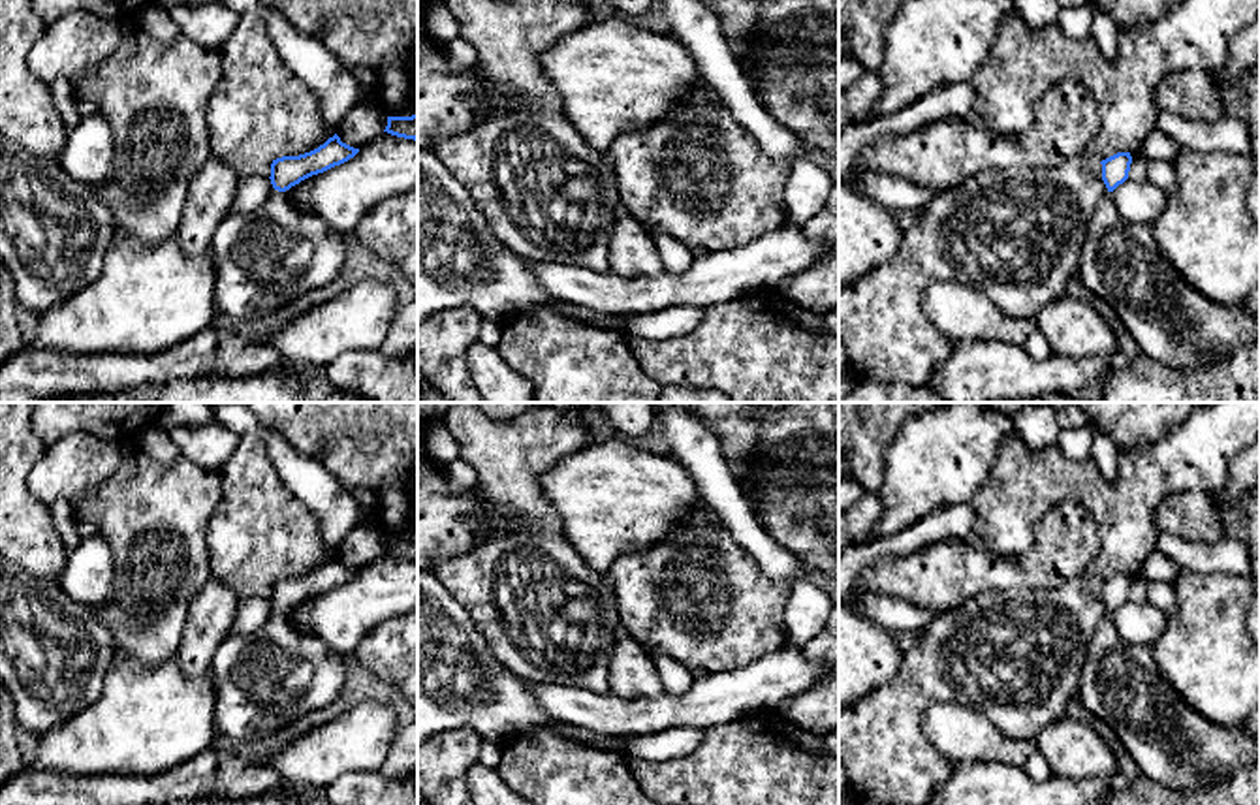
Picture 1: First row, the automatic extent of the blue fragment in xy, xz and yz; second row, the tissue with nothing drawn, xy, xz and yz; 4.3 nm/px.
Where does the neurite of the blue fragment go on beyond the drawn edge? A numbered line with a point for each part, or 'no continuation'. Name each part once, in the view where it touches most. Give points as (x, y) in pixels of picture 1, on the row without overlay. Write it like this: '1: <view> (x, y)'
1: xy (266, 679)

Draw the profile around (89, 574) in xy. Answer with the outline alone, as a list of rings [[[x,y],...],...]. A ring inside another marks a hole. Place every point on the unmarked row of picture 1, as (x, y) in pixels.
[[[102,536],[83,538],[66,557],[58,585],[79,604],[100,608],[115,592],[115,560]]]

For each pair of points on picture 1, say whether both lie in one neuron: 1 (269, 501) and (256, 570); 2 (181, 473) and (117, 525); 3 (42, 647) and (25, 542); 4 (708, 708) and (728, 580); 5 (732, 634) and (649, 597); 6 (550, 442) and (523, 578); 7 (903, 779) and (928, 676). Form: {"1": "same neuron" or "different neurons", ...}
{"1": "same neuron", "2": "same neuron", "3": "different neurons", "4": "different neurons", "5": "same neuron", "6": "same neuron", "7": "same neuron"}

